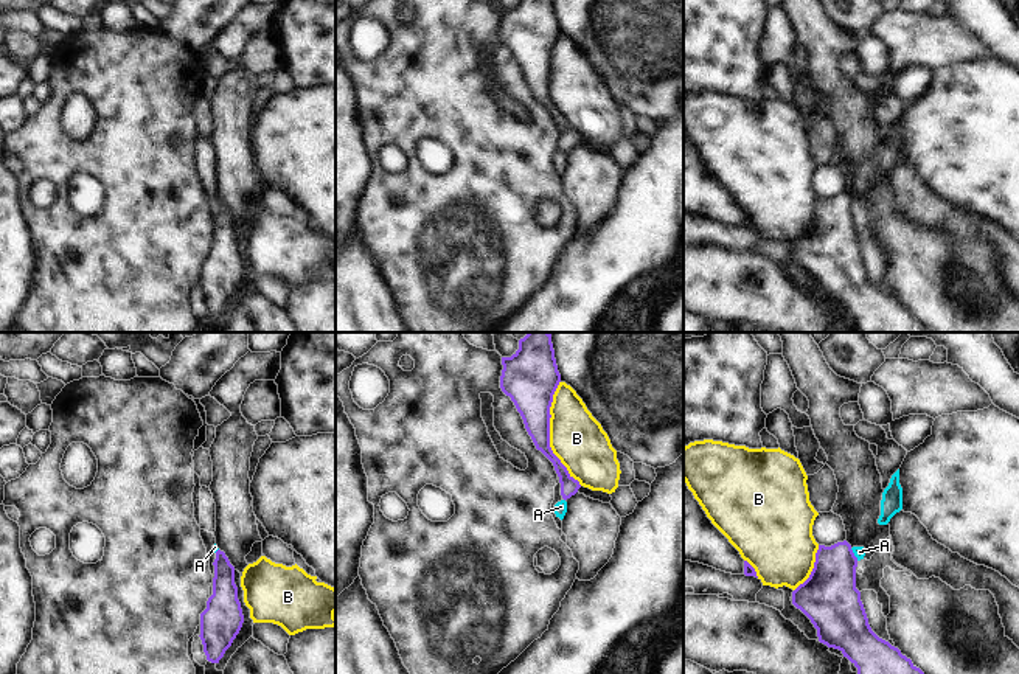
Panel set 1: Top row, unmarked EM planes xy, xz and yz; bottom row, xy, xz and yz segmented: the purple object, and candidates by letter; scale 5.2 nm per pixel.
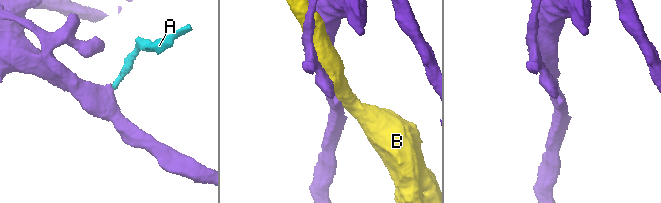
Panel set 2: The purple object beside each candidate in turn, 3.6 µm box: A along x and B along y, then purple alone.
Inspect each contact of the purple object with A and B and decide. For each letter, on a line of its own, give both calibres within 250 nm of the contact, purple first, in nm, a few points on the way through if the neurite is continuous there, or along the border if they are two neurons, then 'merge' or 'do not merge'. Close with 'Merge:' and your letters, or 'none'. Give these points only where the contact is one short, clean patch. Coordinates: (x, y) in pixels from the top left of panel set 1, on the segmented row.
A: 280/60 nm | along yz (850, 548), (858, 559) | do not merge
B: 240/280 nm | do not merge
Merge: none

